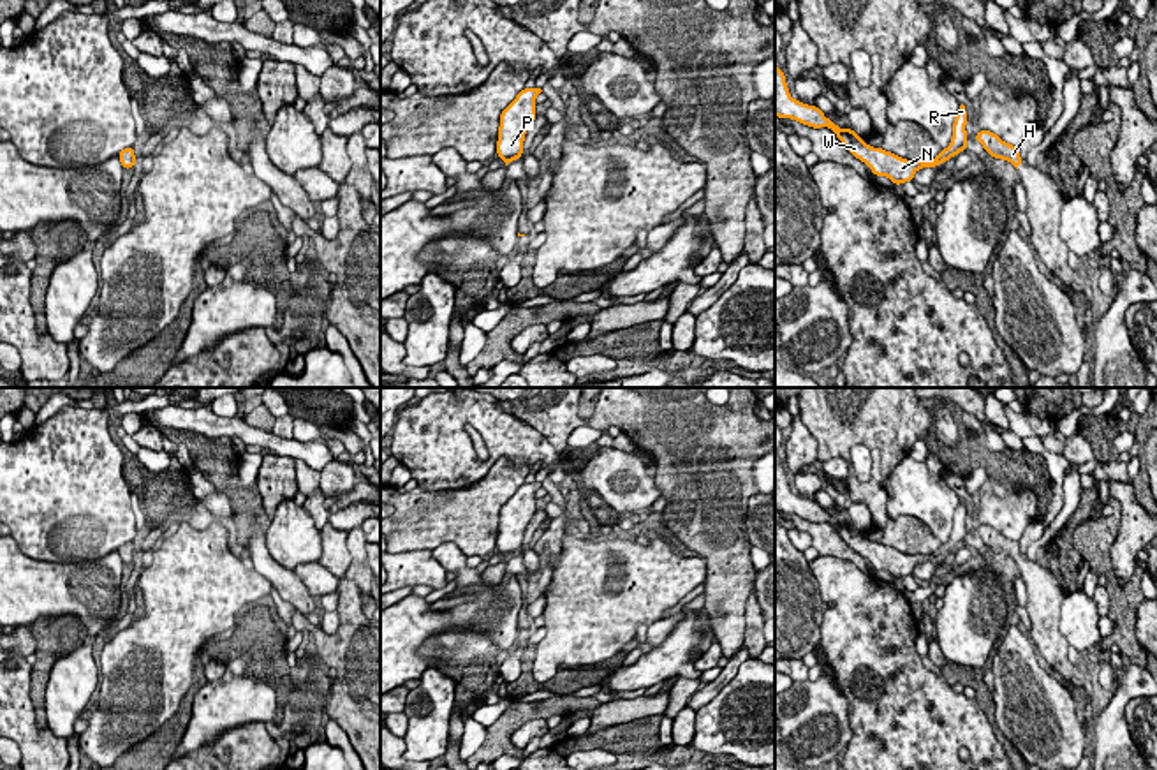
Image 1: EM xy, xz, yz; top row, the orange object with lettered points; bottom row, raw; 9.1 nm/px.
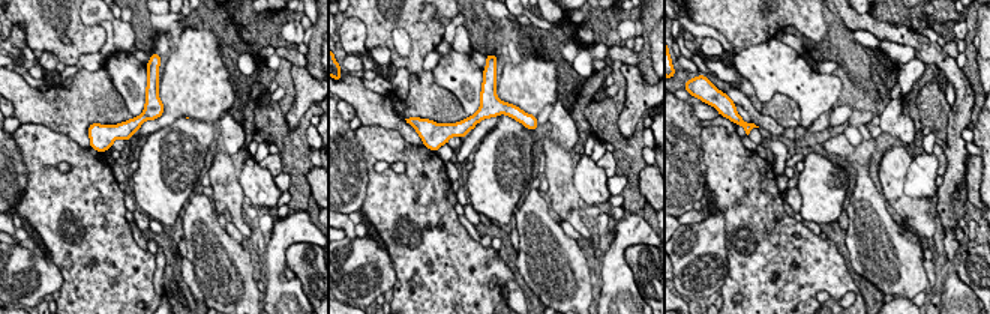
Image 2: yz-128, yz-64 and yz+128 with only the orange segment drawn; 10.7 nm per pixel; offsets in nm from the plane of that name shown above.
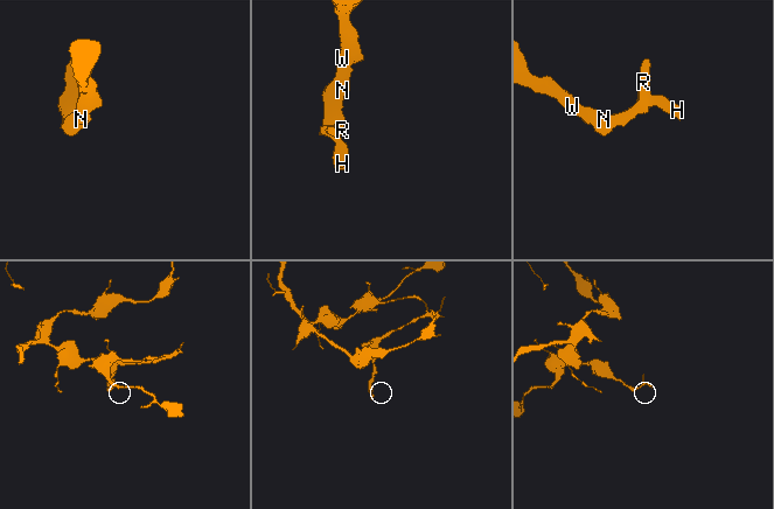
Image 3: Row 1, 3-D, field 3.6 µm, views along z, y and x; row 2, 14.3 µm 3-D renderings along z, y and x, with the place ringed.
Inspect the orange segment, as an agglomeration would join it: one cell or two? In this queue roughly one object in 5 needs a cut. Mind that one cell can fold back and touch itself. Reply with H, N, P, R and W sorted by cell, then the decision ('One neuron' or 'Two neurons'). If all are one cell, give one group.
Groups: H N P R W. One neuron

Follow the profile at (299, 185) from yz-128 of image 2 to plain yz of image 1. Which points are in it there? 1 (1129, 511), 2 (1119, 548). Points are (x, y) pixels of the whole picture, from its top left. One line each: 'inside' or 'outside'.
1: outside
2: outside

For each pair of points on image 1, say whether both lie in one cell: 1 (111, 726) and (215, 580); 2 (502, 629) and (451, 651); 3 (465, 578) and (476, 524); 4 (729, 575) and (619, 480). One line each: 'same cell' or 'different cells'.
1: same cell
2: different cells
3: different cells
4: different cells

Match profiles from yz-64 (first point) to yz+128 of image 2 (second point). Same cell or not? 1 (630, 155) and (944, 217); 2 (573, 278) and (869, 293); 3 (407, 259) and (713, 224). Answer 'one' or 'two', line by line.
1: two
2: two
3: two

